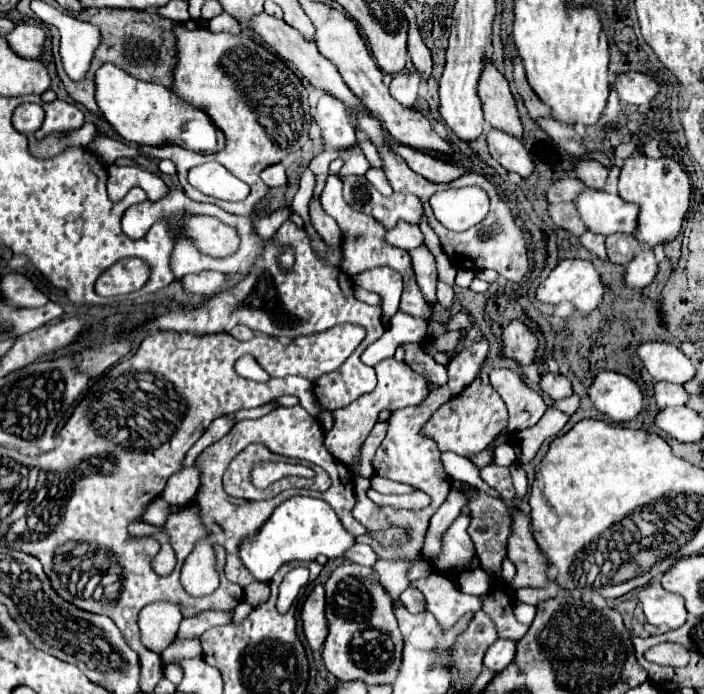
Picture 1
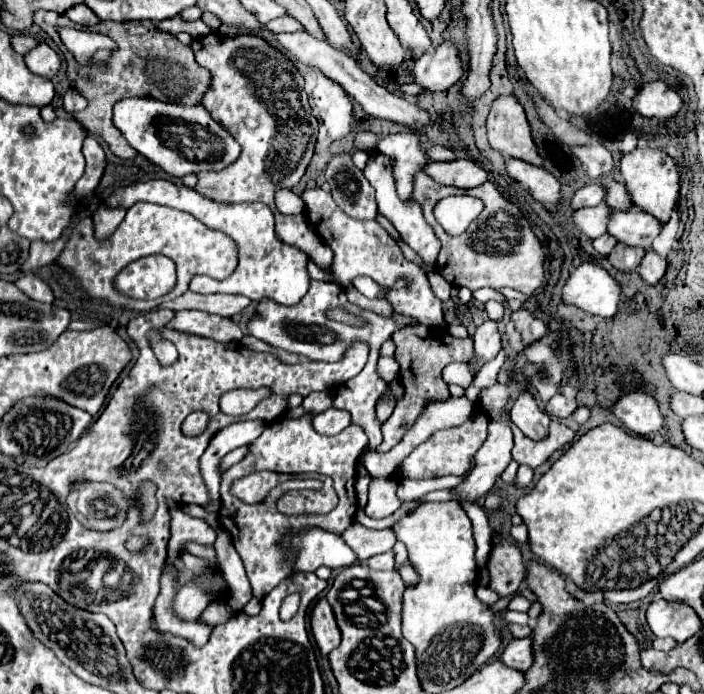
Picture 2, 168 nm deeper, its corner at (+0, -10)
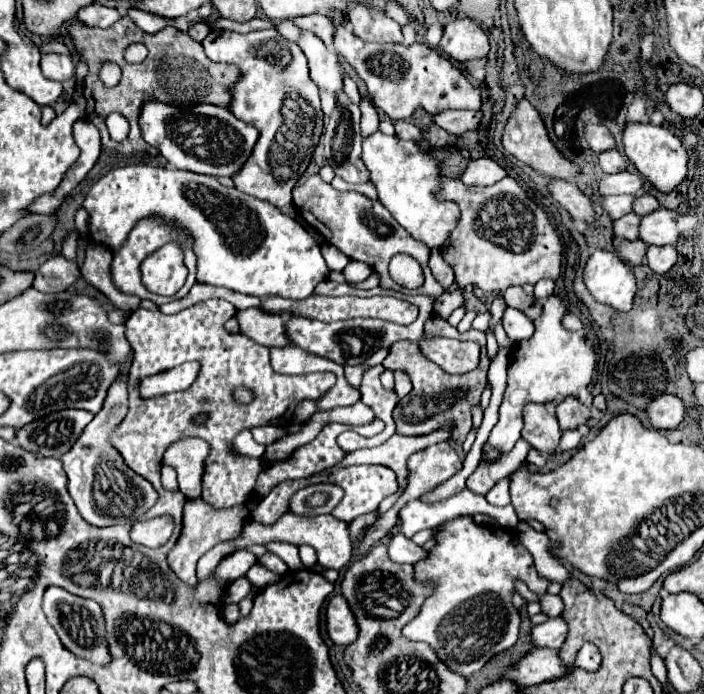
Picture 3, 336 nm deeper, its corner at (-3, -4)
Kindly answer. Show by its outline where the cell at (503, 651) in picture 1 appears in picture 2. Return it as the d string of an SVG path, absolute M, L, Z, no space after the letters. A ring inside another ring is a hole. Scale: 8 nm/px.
M512 639L506 649L500 653L500 663L508 663L508 667L516 667L518 671L528 671L532 665L532 641L526 639Z

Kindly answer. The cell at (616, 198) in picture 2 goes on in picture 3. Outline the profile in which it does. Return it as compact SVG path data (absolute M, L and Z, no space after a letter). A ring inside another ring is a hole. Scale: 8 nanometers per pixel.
M641 195L637 197L635 205L633 205L633 211L639 215L639 217L645 217L647 213L653 213L655 209L659 209L661 205L657 203L657 199L653 195Z

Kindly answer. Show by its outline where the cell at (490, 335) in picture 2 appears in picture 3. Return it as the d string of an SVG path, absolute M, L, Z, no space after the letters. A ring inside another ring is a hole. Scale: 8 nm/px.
M499 293L499 295L495 295L495 299L493 299L493 303L491 303L491 315L493 315L493 321L491 321L491 327L495 327L495 323L503 317L503 311L505 311L505 301L503 301L503 293Z

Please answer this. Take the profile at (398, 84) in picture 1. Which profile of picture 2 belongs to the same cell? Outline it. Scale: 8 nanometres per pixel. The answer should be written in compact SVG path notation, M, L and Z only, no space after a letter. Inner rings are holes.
M446 41L436 51L422 55L414 65L414 83L426 93L438 93L452 87L462 77L462 63L458 49Z

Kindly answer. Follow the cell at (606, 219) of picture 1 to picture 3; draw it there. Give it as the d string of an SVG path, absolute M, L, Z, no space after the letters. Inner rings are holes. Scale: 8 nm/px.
M657 209L641 219L639 237L647 245L675 245L681 237L677 229L679 213L669 209Z

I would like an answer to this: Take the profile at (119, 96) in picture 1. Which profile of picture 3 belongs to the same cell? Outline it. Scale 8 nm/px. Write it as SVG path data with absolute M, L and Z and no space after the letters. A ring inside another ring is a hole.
M147 101L147 105L143 105L139 125L143 139L149 145L157 147L171 165L213 177L235 175L251 157L253 147L259 139L259 131L255 127L235 119L229 109L217 105L197 105L183 109L159 101Z

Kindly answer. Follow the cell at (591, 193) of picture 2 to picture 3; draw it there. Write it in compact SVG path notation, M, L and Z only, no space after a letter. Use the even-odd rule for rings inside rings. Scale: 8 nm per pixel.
M615 173L605 175L599 183L601 195L619 195L619 193L639 193L643 189L643 177L639 173Z

